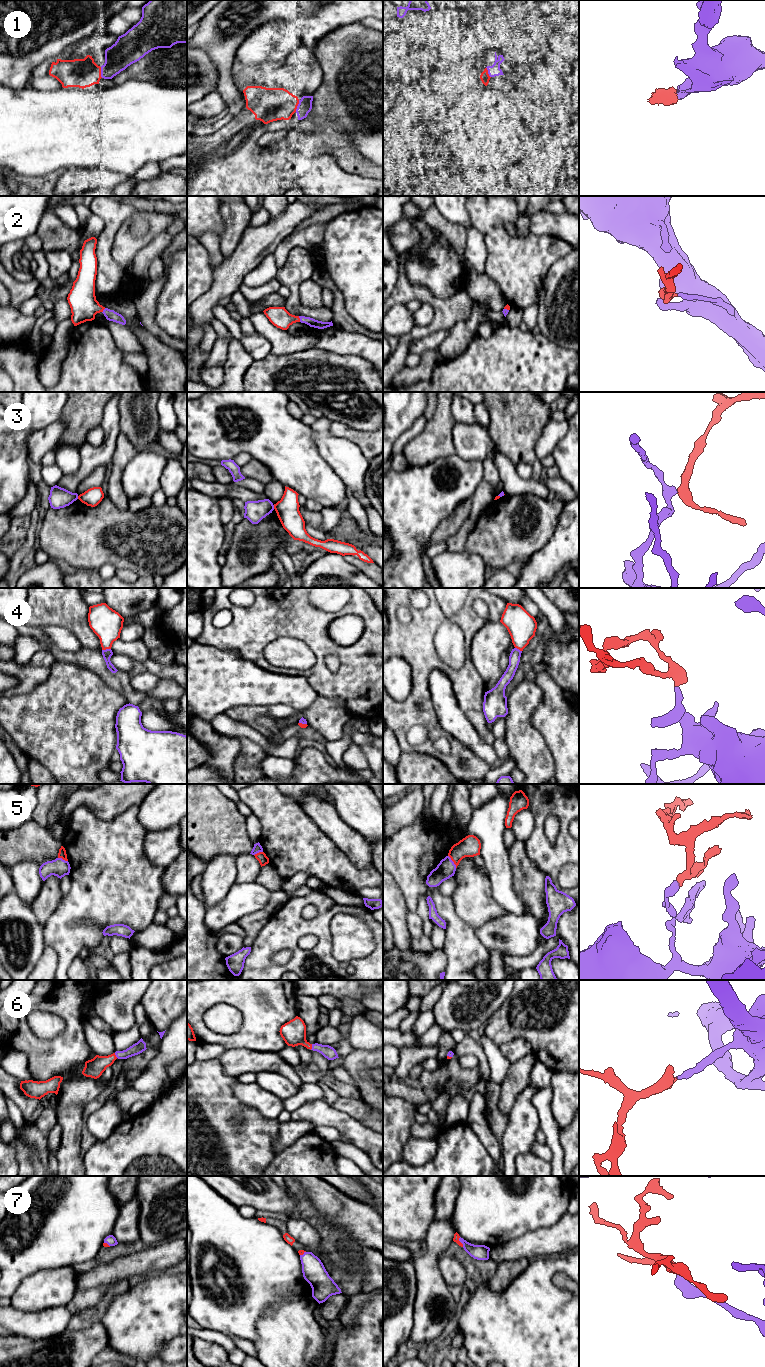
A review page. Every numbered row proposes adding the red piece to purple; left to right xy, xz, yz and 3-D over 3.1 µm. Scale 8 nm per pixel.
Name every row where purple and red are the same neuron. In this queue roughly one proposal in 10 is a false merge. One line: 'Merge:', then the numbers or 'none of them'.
Merge: 1, 2, 4, 5, 6, 7

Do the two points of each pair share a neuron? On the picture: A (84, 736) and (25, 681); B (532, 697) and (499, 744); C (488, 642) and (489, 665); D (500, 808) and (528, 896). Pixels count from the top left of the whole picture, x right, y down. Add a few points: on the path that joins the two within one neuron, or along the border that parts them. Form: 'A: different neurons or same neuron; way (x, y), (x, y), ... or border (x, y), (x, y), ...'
A: different neurons; border (50, 672), (30, 691), (11, 696)
B: different neurons; border (503, 738), (509, 755)
C: same neuron; way (488, 648), (488, 659)
D: different neurons; border (508, 850), (513, 873)

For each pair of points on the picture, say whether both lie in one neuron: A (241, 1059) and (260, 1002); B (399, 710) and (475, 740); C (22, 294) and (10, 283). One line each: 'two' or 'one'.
A: two
B: two
C: one

